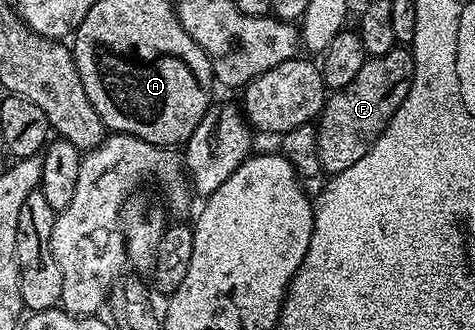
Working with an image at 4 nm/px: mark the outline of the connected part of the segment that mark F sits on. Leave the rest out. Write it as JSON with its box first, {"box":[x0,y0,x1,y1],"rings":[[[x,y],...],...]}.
{"box":[316,46,414,174],"rings":[[[397,46],[386,54],[365,59],[358,78],[344,88],[335,89],[325,99],[316,124],[318,158],[325,173],[335,174],[354,166],[362,154],[374,146],[390,118],[402,106],[414,78],[414,62],[407,47]]]}

